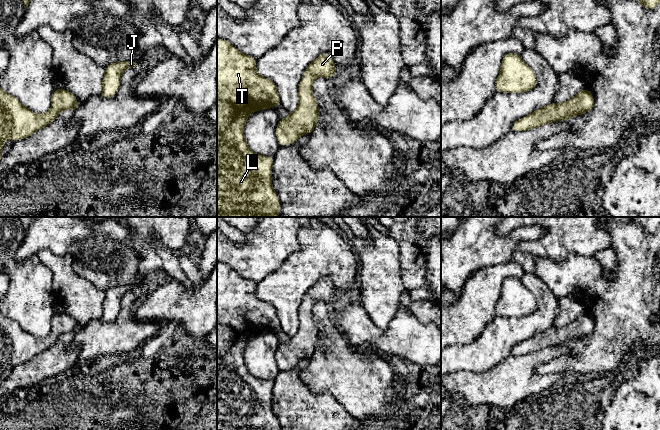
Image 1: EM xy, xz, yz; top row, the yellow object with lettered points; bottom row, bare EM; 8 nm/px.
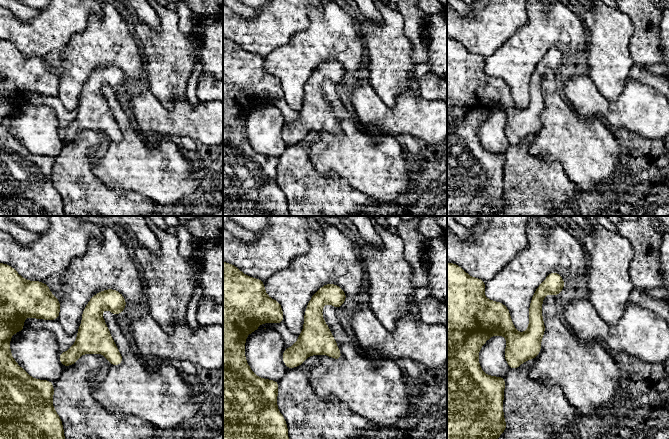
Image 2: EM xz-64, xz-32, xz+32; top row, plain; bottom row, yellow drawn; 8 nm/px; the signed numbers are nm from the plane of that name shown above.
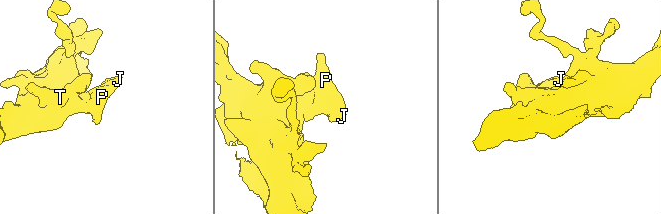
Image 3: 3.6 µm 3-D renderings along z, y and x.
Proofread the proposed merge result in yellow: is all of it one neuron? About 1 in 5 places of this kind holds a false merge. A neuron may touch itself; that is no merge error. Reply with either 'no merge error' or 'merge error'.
no merge error

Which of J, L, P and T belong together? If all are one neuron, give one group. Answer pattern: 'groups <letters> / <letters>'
groups J L P T

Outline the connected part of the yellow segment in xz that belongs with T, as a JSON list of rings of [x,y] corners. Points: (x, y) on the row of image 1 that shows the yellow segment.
[[[217,39],[217,217],[277,217],[281,209],[279,198],[272,187],[272,167],[274,157],[263,156],[252,152],[244,137],[244,126],[250,113],[262,109],[273,109],[276,105],[281,106],[276,84],[271,79],[262,77],[257,73],[256,59],[257,58],[251,55],[240,53],[227,40]]]

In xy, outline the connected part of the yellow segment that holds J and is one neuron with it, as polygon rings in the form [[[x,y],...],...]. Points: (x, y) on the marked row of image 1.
[[[132,61],[115,62],[105,67],[105,74],[102,79],[103,91],[101,96],[104,98],[114,97],[120,87],[121,74],[130,67],[138,66]]]

